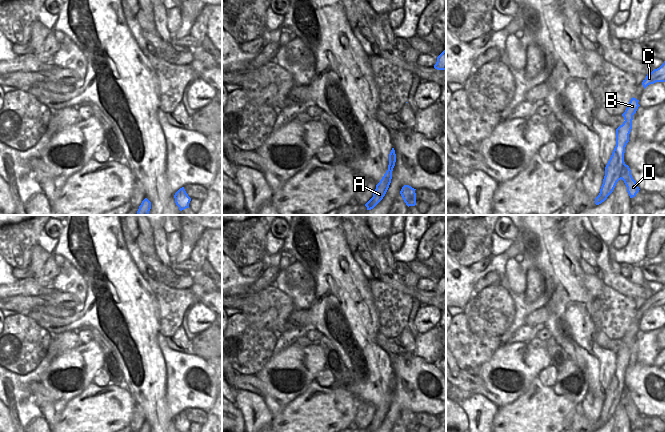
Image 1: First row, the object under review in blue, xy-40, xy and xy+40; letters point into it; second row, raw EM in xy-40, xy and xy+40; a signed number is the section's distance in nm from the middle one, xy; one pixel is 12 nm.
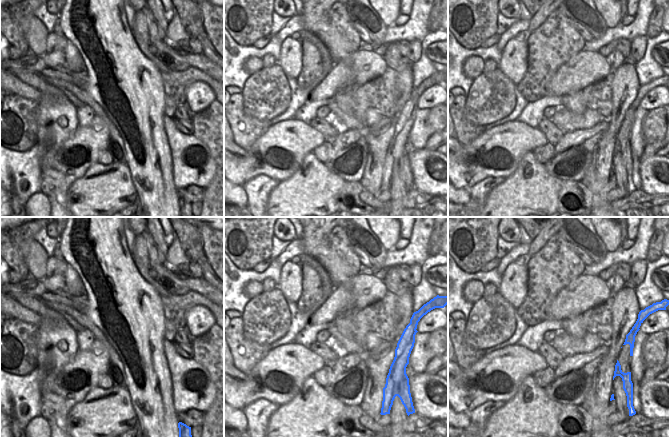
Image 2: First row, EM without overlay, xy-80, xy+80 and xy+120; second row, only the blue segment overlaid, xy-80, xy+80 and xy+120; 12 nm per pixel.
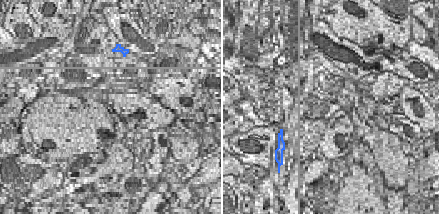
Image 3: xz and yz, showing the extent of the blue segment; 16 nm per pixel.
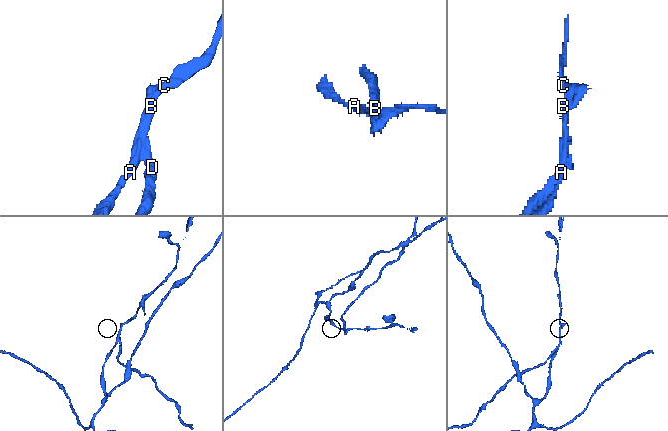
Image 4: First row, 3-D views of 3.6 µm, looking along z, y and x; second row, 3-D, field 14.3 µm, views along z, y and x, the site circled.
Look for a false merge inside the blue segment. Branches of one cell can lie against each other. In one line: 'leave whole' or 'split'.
split

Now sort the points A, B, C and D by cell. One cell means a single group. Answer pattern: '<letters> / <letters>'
A B C / D

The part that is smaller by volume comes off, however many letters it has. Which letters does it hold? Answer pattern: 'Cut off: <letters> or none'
Cut off: D

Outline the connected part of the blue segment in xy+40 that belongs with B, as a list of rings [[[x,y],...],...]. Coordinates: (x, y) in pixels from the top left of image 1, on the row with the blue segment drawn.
[[[631,98],[625,112],[622,114],[625,121],[616,129],[616,146],[605,167],[603,184],[601,186],[599,195],[595,198],[596,205],[604,202],[613,192],[617,182],[621,180],[623,169],[617,166],[617,155],[621,152],[625,152],[625,147],[629,142],[629,134],[632,129],[633,115],[636,113],[638,107],[640,106],[638,102],[639,100],[636,98]]]

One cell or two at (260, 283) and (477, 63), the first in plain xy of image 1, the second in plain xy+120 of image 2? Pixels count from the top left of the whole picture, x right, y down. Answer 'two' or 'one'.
one

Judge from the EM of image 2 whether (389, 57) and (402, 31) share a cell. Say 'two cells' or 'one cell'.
two cells

